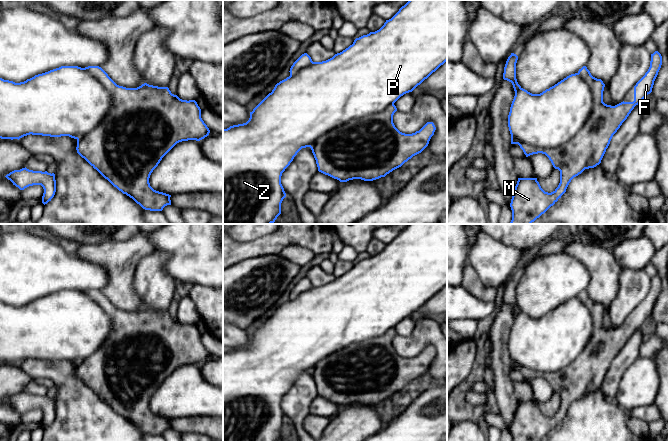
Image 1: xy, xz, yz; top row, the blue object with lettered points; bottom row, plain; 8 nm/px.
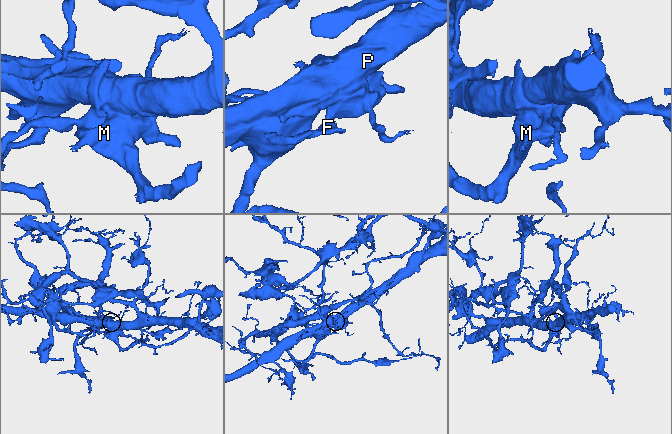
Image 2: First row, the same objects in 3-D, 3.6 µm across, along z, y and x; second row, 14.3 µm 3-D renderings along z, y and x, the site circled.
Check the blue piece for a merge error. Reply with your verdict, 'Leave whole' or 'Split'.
Split

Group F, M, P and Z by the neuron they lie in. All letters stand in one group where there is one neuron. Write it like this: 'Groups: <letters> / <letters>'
Groups: F M / P Z

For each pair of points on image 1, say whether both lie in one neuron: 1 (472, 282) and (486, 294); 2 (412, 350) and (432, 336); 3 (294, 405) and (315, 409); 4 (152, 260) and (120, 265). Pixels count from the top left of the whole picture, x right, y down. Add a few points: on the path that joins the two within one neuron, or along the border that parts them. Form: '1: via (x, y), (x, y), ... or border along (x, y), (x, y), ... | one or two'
1: via (475, 285), (483, 293) | one
2: via (417, 345), (427, 336) | one
3: border along (317, 394), (311, 402), (309, 412) | two
4: border along (155, 250), (143, 256), (138, 262), (133, 285) | two

